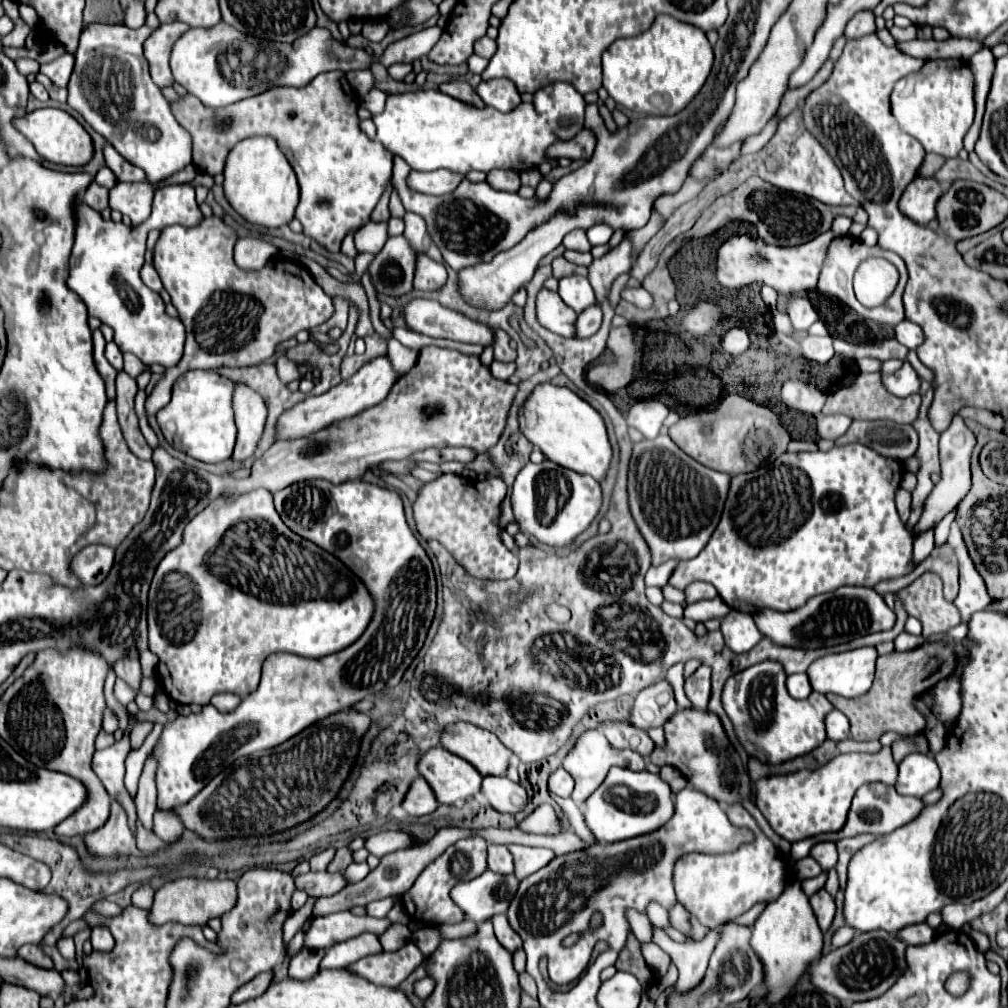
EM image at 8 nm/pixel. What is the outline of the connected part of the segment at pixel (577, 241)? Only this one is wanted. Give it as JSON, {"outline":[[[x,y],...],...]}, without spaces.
{"outline":[[[573,229],[563,237],[563,247],[573,251],[591,251],[591,245],[587,241],[587,235],[583,229]]]}

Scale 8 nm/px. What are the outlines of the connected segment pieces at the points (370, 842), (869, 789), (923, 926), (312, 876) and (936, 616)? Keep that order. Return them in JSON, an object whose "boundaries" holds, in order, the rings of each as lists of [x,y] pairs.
{"boundaries":[[[[383,831],[383,833],[377,833],[377,835],[371,835],[367,841],[365,841],[365,849],[371,853],[371,855],[377,855],[377,857],[383,857],[387,853],[393,853],[397,849],[405,849],[409,847],[411,843],[411,837],[401,833],[401,831]]],[[[873,783],[873,785],[863,785],[855,797],[853,797],[853,803],[851,803],[851,809],[849,809],[849,817],[847,817],[847,823],[841,831],[835,831],[835,833],[821,833],[821,835],[815,835],[815,837],[809,837],[809,839],[803,839],[803,841],[797,841],[793,843],[791,847],[791,857],[797,861],[797,859],[803,859],[809,855],[811,847],[815,843],[821,843],[821,841],[839,841],[843,837],[855,837],[855,835],[861,835],[861,833],[873,833],[873,835],[887,835],[903,825],[907,825],[909,821],[913,821],[921,811],[923,811],[925,803],[917,797],[903,797],[899,795],[893,787],[885,787],[881,783]]],[[[917,923],[917,925],[909,925],[905,929],[901,929],[897,933],[897,937],[907,943],[907,945],[921,945],[921,943],[927,943],[929,939],[935,937],[935,929],[931,929],[927,923]]],[[[309,871],[295,879],[295,887],[303,889],[309,897],[331,897],[339,893],[347,885],[343,873],[327,873],[327,871]]],[[[927,571],[909,587],[897,593],[905,611],[923,623],[923,637],[945,633],[961,623],[955,603],[943,597],[943,581],[937,573]]]]}

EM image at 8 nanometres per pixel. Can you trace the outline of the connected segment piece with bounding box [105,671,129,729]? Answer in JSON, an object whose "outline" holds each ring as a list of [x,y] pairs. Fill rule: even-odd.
{"outline":[[[109,671],[109,677],[105,681],[105,699],[107,699],[107,707],[117,715],[119,719],[119,729],[125,729],[127,727],[127,721],[129,721],[129,713],[127,713],[127,707],[121,705],[115,695],[113,695],[113,687],[115,687],[115,673]]]}

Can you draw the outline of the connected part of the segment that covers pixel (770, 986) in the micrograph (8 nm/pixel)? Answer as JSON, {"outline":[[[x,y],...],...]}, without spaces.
{"outline":[[[799,881],[789,883],[785,893],[781,893],[779,899],[765,907],[765,911],[757,917],[755,925],[751,927],[749,943],[765,969],[763,1001],[773,1007],[781,1003],[799,985],[801,977],[807,975],[809,965],[821,957],[823,949],[823,933],[815,921],[809,899],[801,891]]]}

